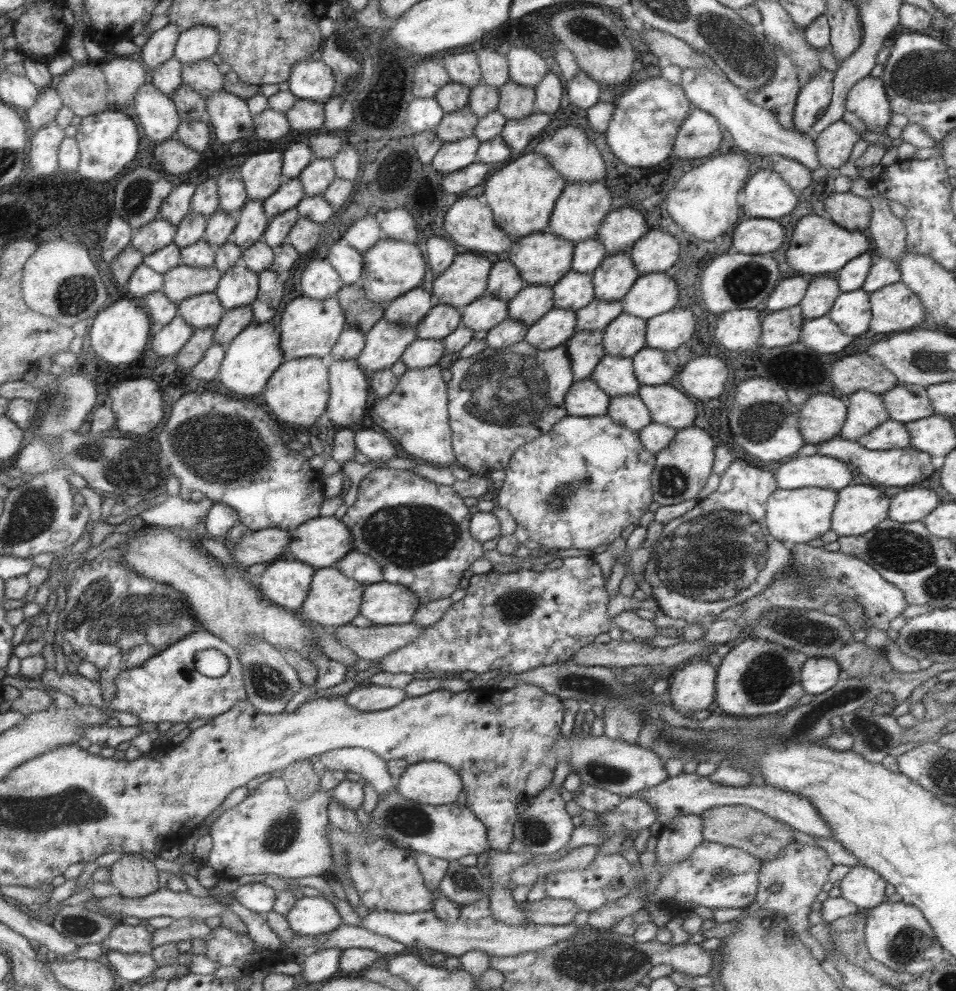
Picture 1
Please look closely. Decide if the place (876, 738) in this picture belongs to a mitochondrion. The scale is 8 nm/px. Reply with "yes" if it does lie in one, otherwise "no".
yes

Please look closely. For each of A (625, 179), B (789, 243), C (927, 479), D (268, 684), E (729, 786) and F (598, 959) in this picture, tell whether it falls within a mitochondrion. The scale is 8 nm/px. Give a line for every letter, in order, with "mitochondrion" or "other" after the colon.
A: other
B: other
C: other
D: mitochondrion
E: other
F: mitochondrion

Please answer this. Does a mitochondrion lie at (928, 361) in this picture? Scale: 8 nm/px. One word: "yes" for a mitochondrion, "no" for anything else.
yes

